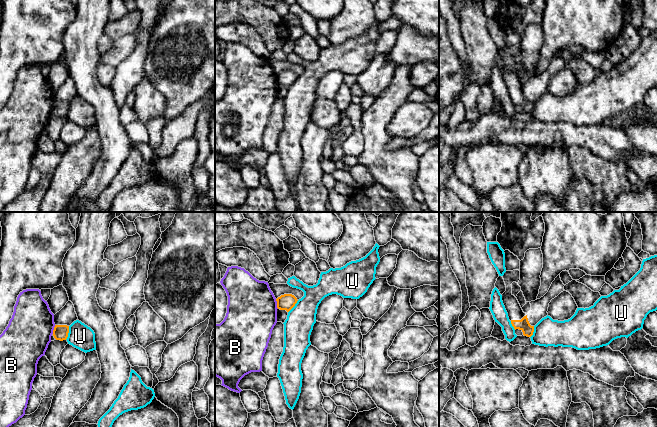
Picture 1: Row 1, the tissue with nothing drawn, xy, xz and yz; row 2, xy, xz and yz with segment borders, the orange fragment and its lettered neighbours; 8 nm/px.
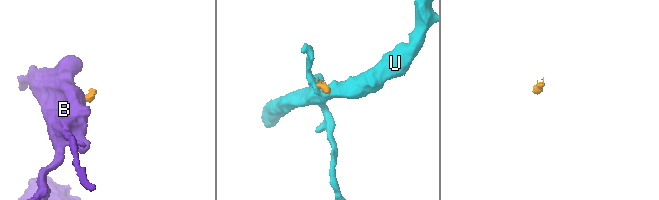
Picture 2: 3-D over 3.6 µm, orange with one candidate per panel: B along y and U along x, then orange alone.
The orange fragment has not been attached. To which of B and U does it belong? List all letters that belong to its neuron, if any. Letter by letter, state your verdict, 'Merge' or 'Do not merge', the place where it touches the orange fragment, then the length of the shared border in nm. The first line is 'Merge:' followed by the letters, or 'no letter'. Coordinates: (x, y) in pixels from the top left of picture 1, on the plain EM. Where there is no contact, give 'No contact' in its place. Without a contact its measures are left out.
Merge: no letter
B: Do not merge. Touches orange at xz (277, 80). Shared border 80 nm
U: Do not merge. Touches orange at xy (68, 108). Shared border 120 nm

